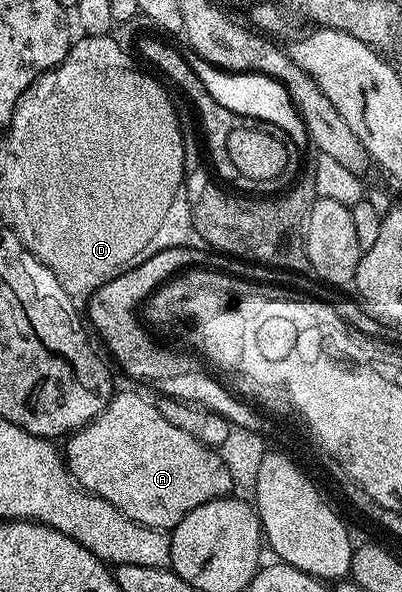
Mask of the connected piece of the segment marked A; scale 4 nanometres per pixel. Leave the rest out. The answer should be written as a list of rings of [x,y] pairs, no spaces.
[[[116,391],[107,407],[95,419],[90,420],[84,428],[72,432],[66,437],[65,459],[71,477],[95,496],[109,502],[121,514],[133,522],[143,524],[156,530],[170,530],[189,514],[210,500],[226,497],[233,481],[226,462],[216,449],[205,446],[185,434],[178,426],[173,426],[162,416],[158,403],[146,400],[139,392]]]

